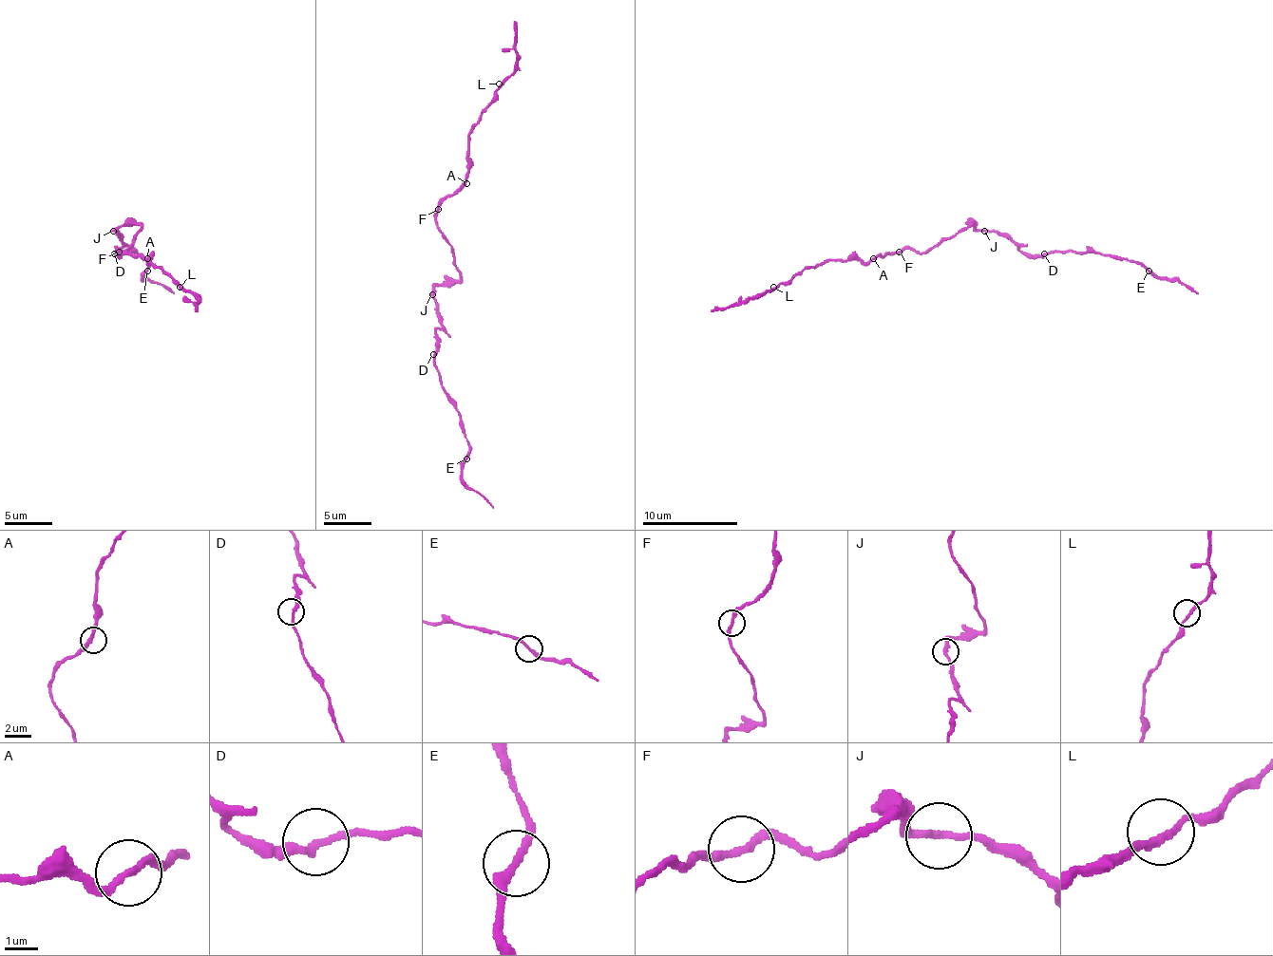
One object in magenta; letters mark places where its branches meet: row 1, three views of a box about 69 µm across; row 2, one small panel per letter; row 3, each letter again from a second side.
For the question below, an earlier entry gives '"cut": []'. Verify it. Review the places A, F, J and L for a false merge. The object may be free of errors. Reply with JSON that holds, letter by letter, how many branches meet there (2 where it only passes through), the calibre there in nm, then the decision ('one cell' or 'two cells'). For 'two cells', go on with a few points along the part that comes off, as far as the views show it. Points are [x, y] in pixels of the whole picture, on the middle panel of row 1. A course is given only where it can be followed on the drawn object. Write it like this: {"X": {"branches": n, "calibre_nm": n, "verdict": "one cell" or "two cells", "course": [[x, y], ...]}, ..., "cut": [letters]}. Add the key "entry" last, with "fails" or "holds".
{"A": {"branches": 2, "calibre_nm": 240, "verdict": "one cell"}, "F": {"branches": 2, "calibre_nm": 240, "verdict": "one cell"}, "J": {"branches": 2, "calibre_nm": 240, "verdict": "two cells", "course": [[433, 294], [438, 316], [435, 364], [440, 384], [454, 406], [468, 446], [462, 478], [492, 508]]}, "L": {"branches": 2, "calibre_nm": 220, "verdict": "one cell"}, "cut": ["J"], "entry": "fails"}

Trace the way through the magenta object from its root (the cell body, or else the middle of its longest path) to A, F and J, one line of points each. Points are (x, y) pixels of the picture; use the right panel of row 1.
A: (956, 233), (941, 237), (921, 253), (902, 249), (873, 258)
F: (956, 233), (941, 237), (921, 253), (911, 249), (899, 252)
J: (956, 233), (970, 225), (984, 230)

